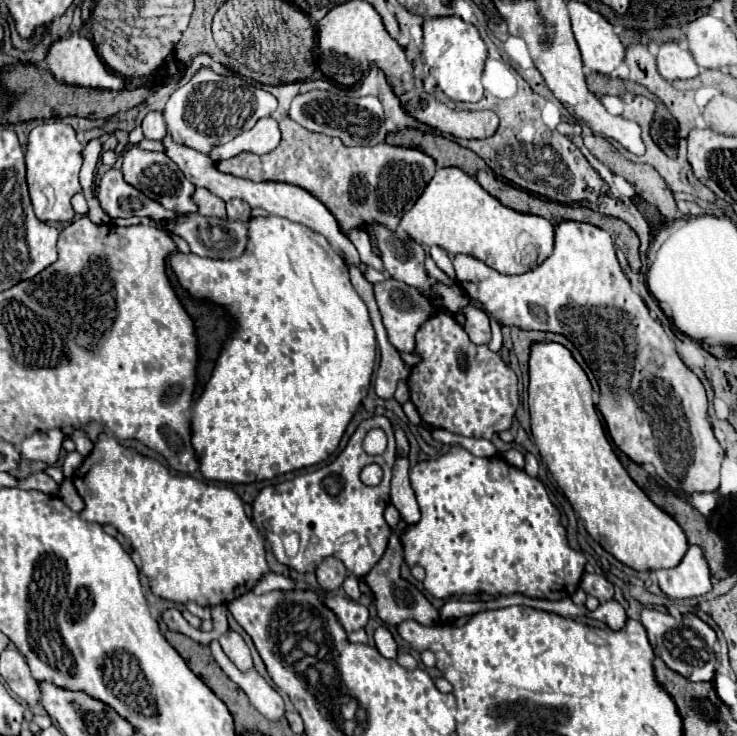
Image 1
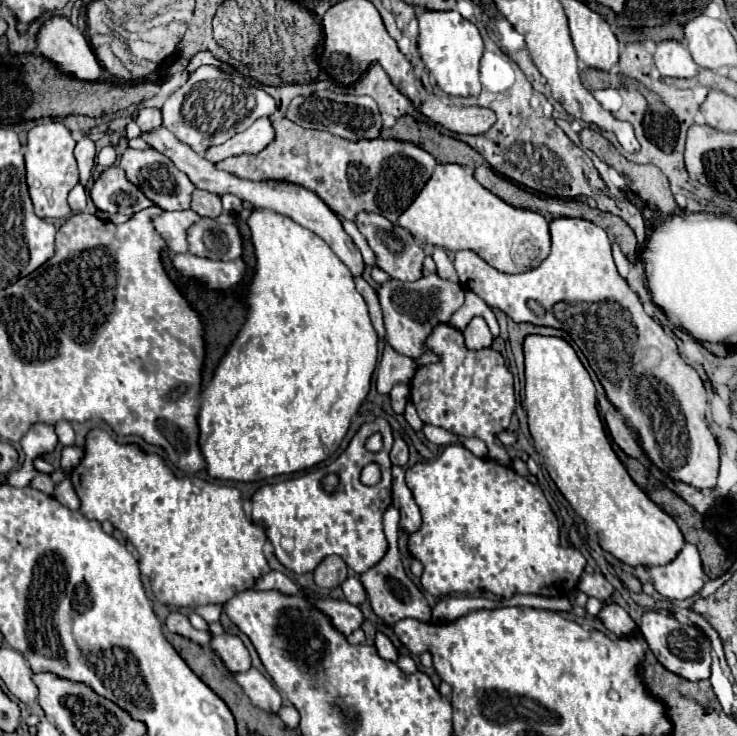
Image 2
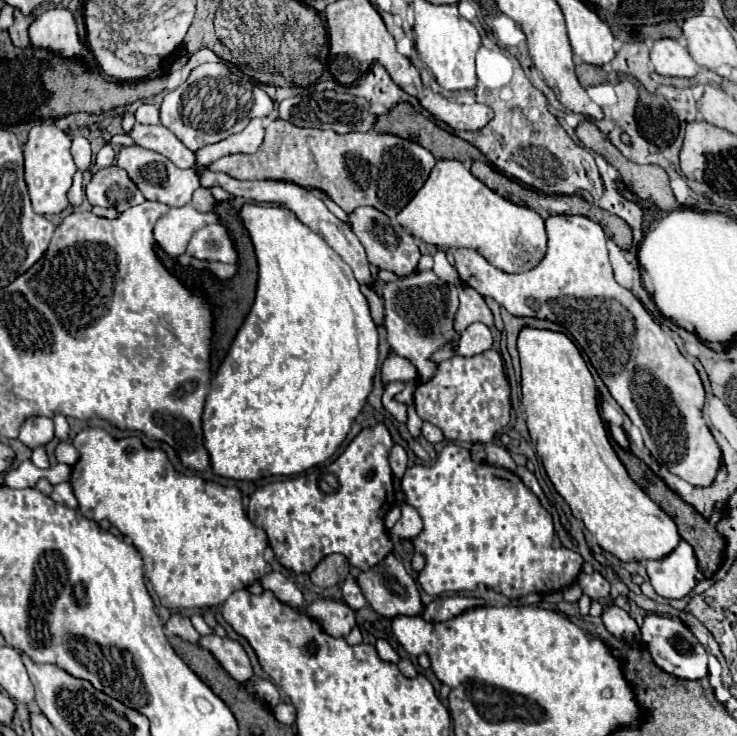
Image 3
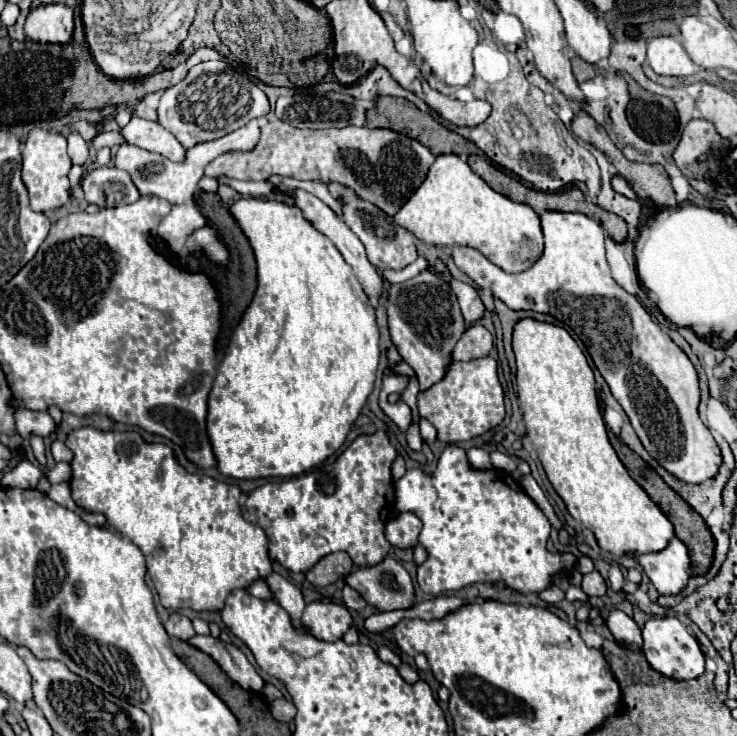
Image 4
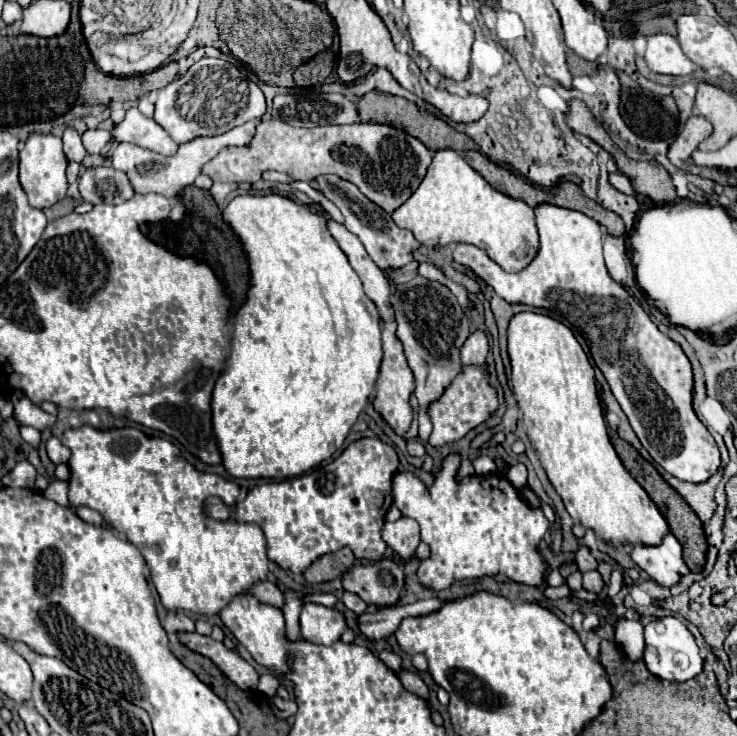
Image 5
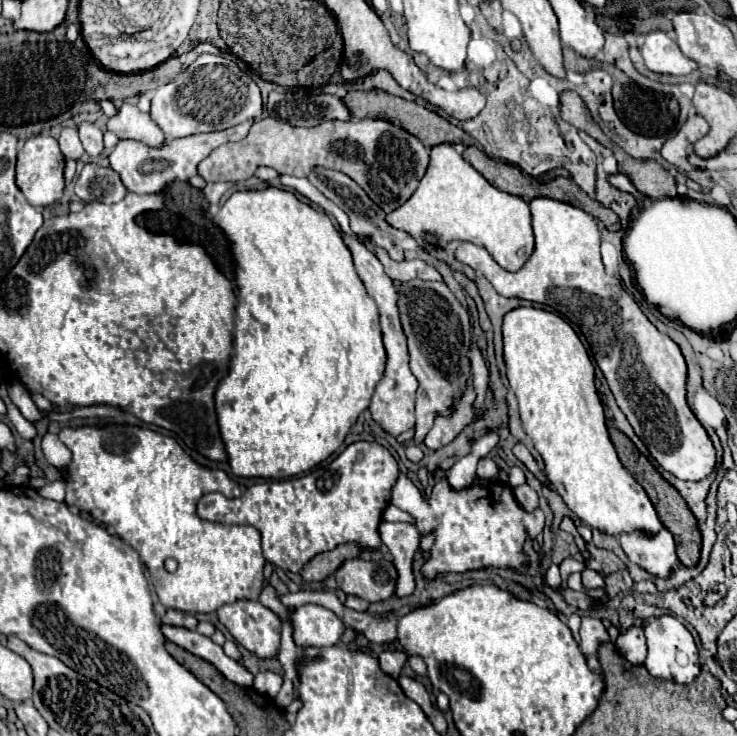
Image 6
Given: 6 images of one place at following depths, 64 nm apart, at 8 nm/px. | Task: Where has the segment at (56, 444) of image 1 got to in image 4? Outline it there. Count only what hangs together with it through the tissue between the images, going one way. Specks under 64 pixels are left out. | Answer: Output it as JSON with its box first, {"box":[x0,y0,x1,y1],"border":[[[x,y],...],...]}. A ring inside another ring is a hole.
{"box":[16,410,52,438],"border":[[[20,410],[16,412],[16,428],[18,434],[22,438],[30,438],[30,436],[40,436],[46,438],[52,434],[52,416],[48,412],[32,412],[32,410]]]}

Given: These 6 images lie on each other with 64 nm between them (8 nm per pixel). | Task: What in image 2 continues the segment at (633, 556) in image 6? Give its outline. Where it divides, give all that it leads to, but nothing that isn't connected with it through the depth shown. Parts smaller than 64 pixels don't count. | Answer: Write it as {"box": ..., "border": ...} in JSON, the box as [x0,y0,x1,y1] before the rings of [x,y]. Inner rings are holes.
{"box":[650,544,706,600],"border":[[[686,544],[672,564],[652,566],[650,574],[654,588],[670,600],[690,598],[698,594],[706,582],[700,554],[694,544]]]}

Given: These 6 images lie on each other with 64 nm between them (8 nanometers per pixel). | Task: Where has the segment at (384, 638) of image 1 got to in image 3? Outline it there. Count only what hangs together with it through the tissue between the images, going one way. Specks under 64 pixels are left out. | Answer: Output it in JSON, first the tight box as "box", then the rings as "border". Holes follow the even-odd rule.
{"box":[376,640,400,664],"border":[[[378,640],[376,642],[376,650],[378,650],[378,656],[382,658],[382,660],[386,660],[386,662],[392,662],[392,664],[396,664],[400,658],[398,658],[398,654],[396,654],[396,650],[386,642],[386,640]]]}

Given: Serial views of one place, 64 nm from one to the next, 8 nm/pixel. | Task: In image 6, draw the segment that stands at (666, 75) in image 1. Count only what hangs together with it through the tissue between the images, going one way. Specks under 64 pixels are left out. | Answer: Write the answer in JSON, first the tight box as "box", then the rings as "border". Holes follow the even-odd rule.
{"box":[642,32,698,76],"border":[[[650,32],[646,36],[644,48],[642,48],[642,58],[648,66],[648,70],[658,72],[658,74],[674,74],[674,76],[684,76],[690,74],[692,70],[698,68],[694,60],[684,56],[676,44],[676,40],[666,34],[666,32]]]}

